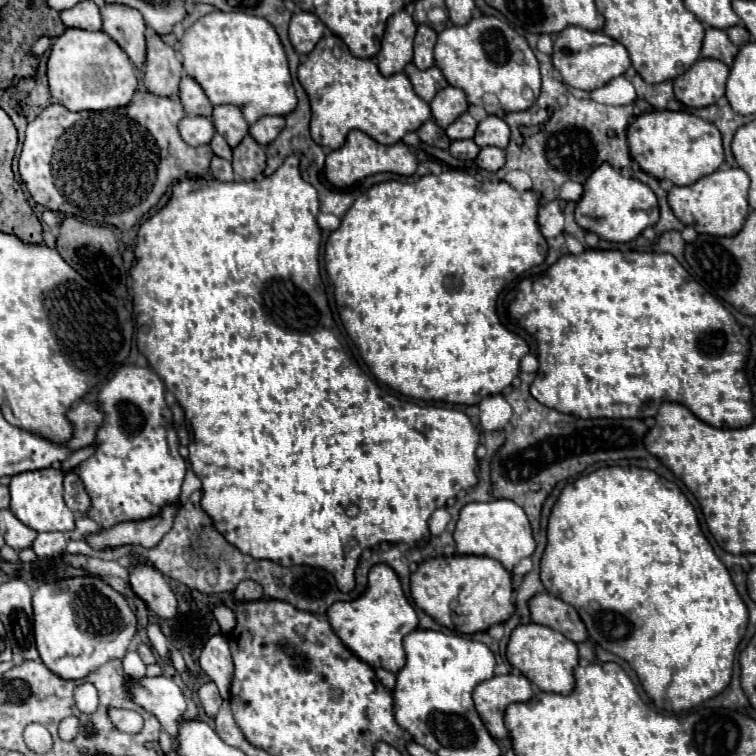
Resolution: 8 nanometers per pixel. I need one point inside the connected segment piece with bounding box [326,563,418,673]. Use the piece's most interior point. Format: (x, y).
(372, 626)

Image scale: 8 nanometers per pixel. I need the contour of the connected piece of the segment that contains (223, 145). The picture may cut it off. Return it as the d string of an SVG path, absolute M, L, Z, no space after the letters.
M216 133L216 135L212 137L210 147L212 147L214 155L218 155L218 157L222 157L222 159L232 159L232 149L230 149L230 145L224 141L224 137L222 137L220 133Z

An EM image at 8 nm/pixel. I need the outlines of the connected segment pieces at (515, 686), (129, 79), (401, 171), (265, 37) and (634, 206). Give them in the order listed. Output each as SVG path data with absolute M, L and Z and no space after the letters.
M494 675L474 687L472 699L480 719L494 739L508 737L504 727L504 709L510 703L522 703L532 697L532 685L524 675Z
M66 29L52 43L46 75L50 95L70 111L104 111L124 107L138 85L130 57L104 31Z
M352 131L352 133L348 133L346 143L340 149L330 151L326 155L326 169L324 171L326 171L326 179L336 189L347 189L374 173L398 173L398 175L406 175L406 177L414 175L416 157L410 153L410 149L402 141L394 143L394 145L380 145L378 141L374 141L366 133Z
M212 11L200 17L180 39L186 73L204 89L212 105L236 105L252 125L264 115L288 115L296 107L296 93L288 61L274 27L240 11Z
M608 163L590 173L576 205L576 223L612 243L626 243L638 237L646 227L652 227L658 221L658 215L660 209L652 189L638 179L620 175L620 171Z

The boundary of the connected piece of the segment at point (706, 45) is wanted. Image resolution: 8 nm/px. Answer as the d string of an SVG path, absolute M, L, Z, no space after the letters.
M708 29L702 41L702 57L724 61L726 65L732 65L734 57L738 53L738 47L728 39L728 35L722 29Z

